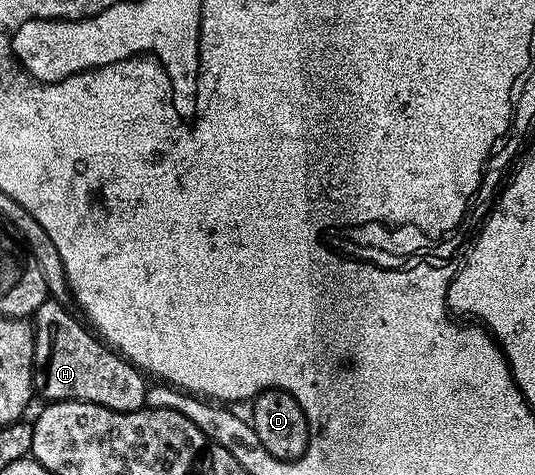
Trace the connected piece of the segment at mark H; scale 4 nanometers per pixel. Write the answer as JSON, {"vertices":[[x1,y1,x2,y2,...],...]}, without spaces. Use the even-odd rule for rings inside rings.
{"vertices":[[47,297,32,316,35,341,33,390,39,396,42,394,46,401,75,399,113,411,141,411,146,406,147,376,107,347,73,310,66,311,66,305]]}

